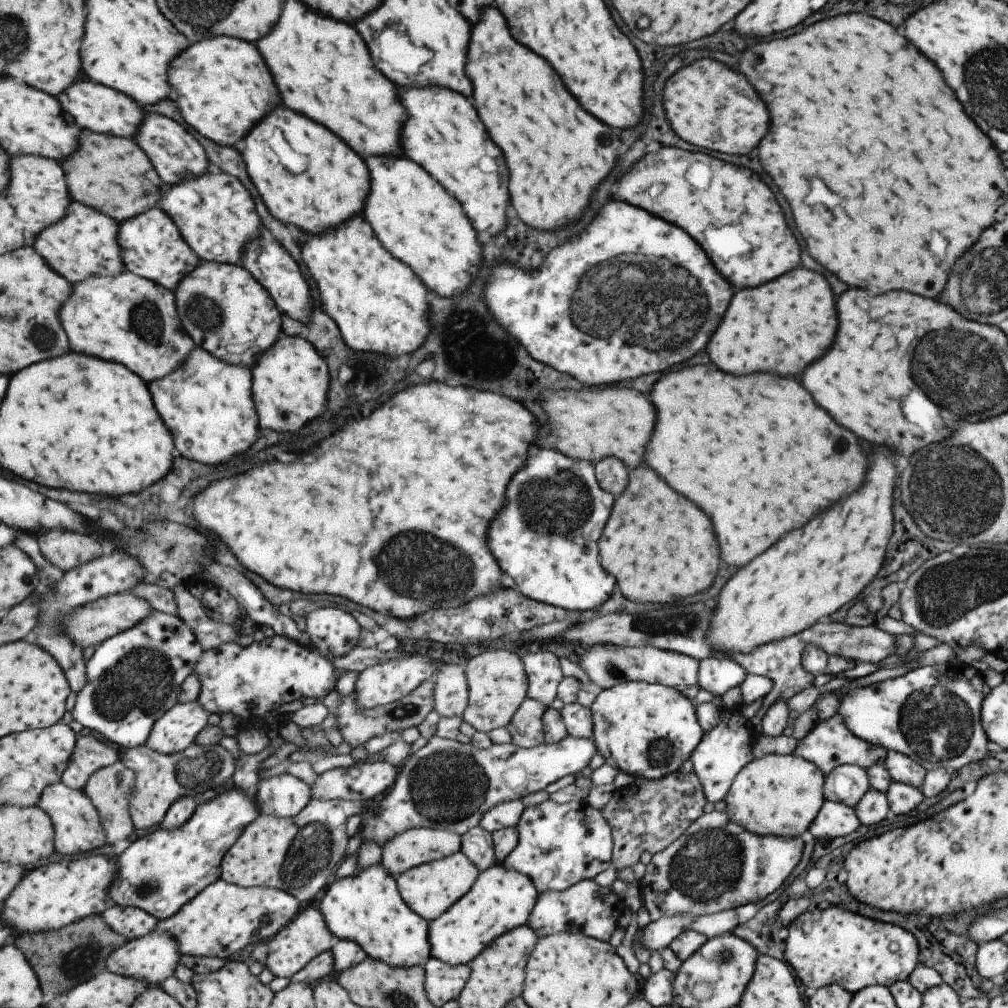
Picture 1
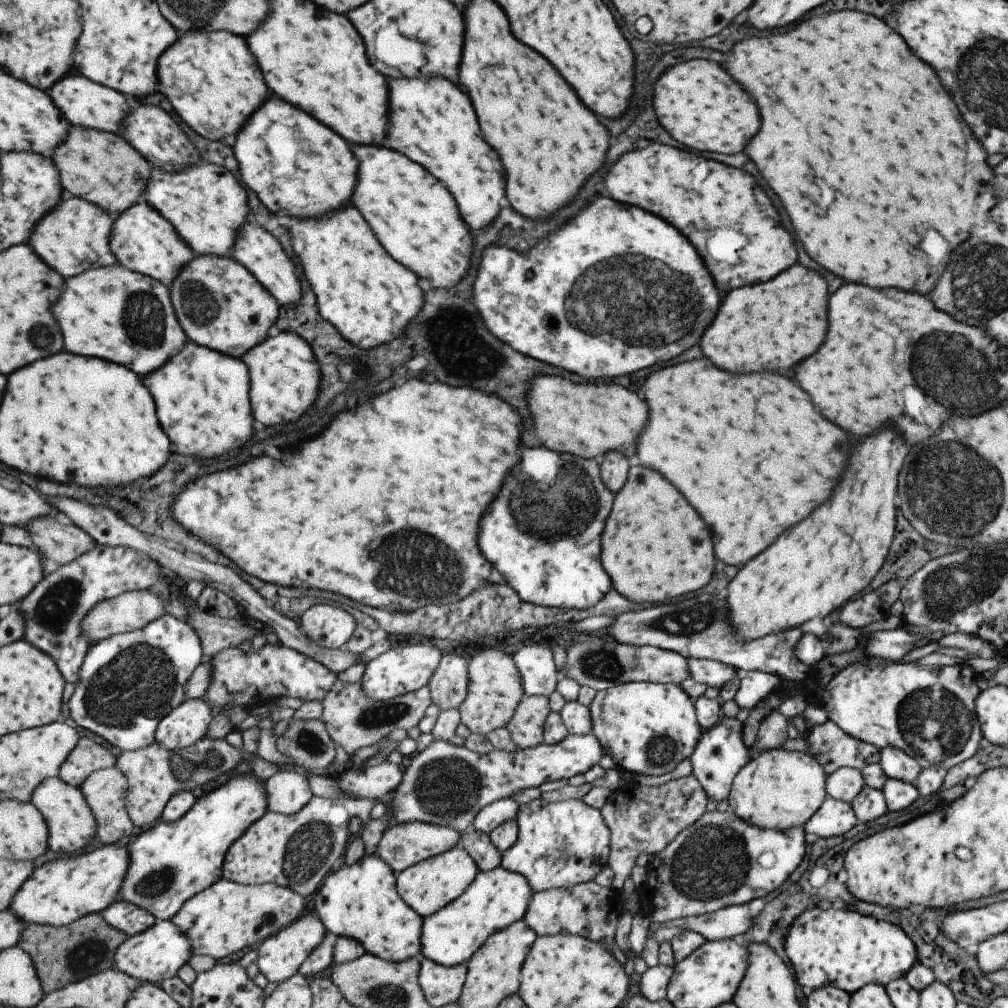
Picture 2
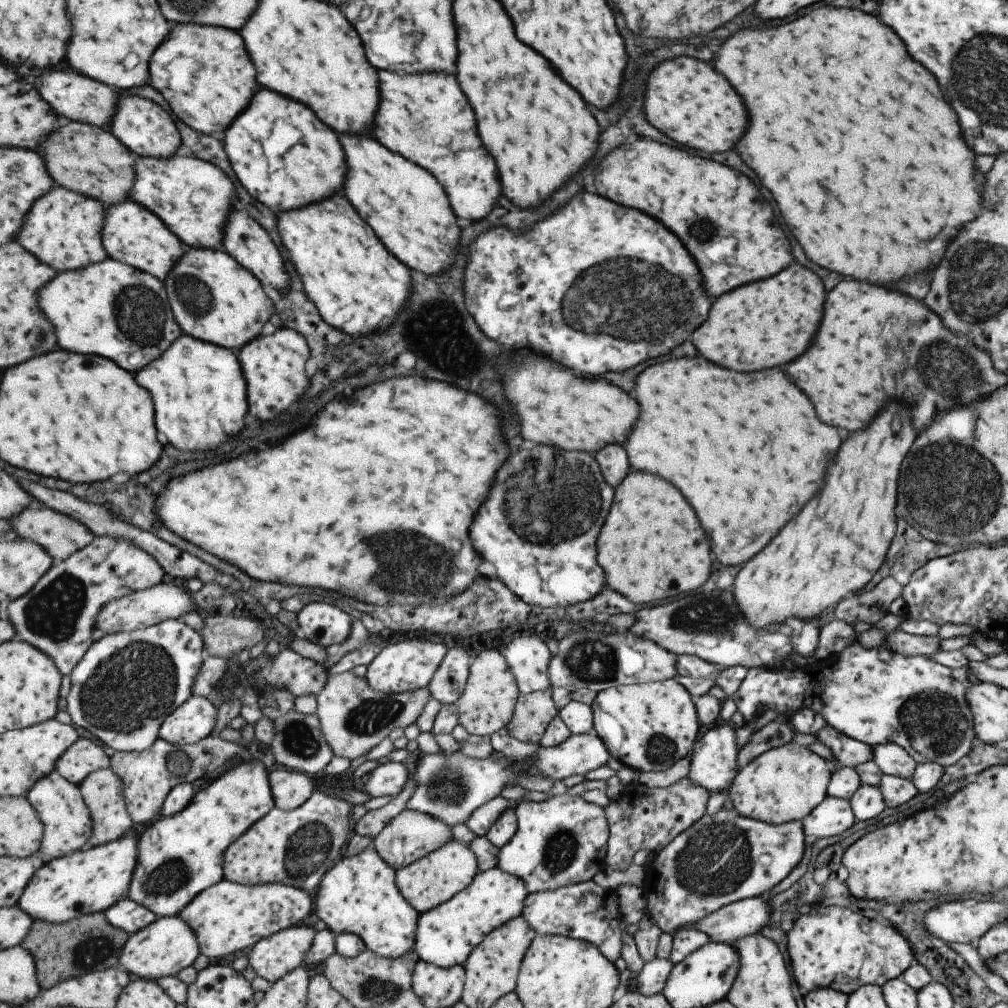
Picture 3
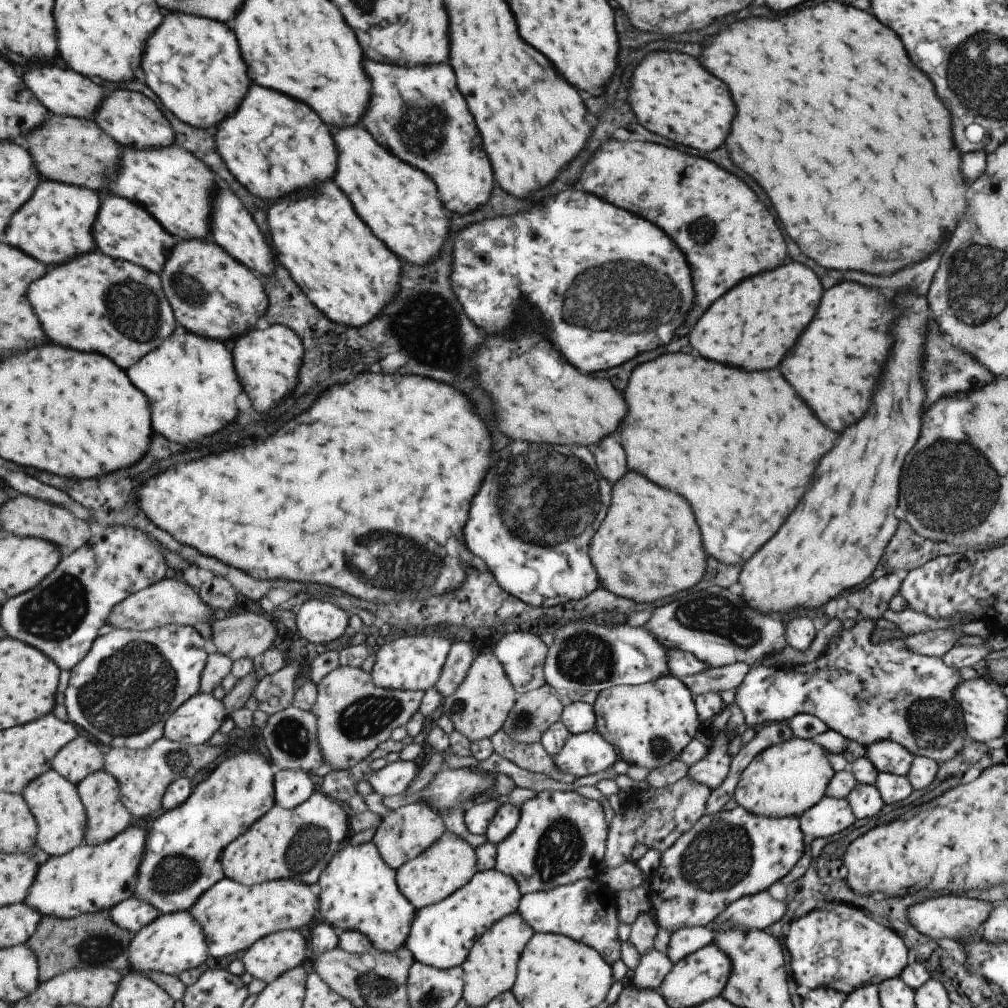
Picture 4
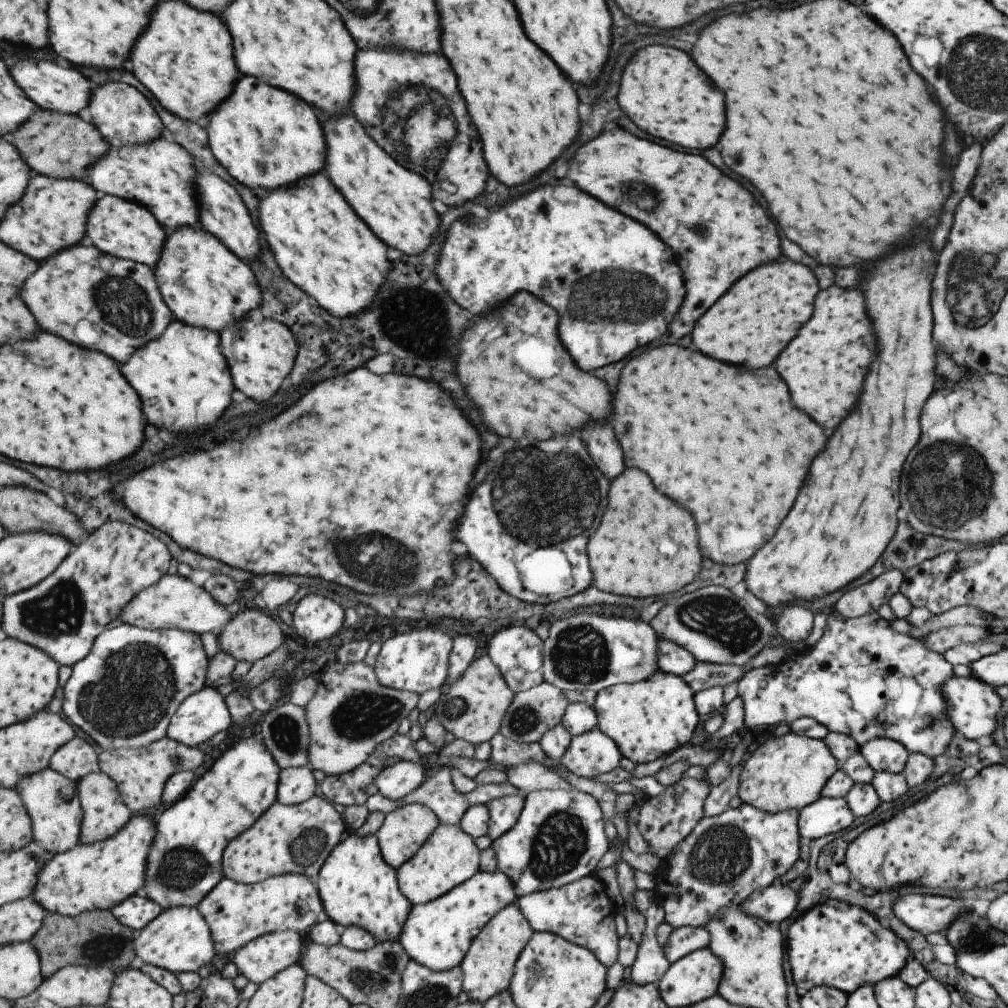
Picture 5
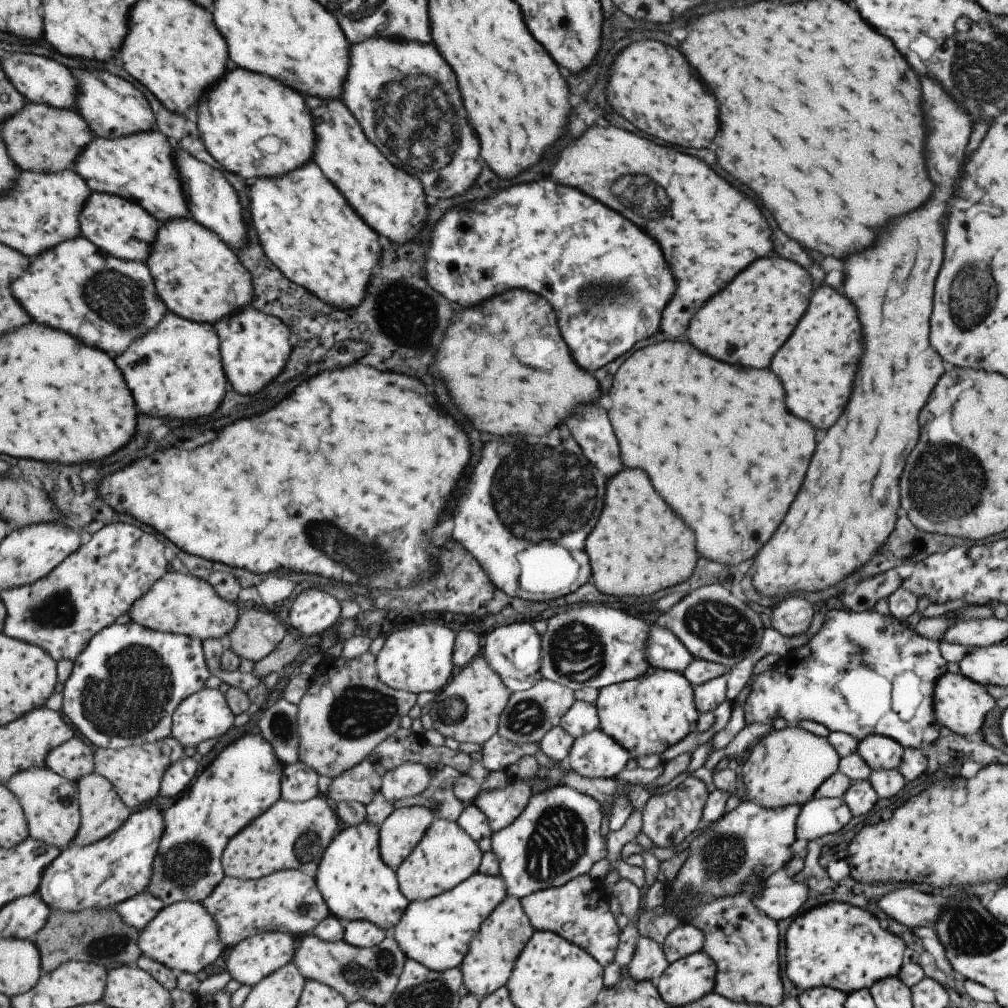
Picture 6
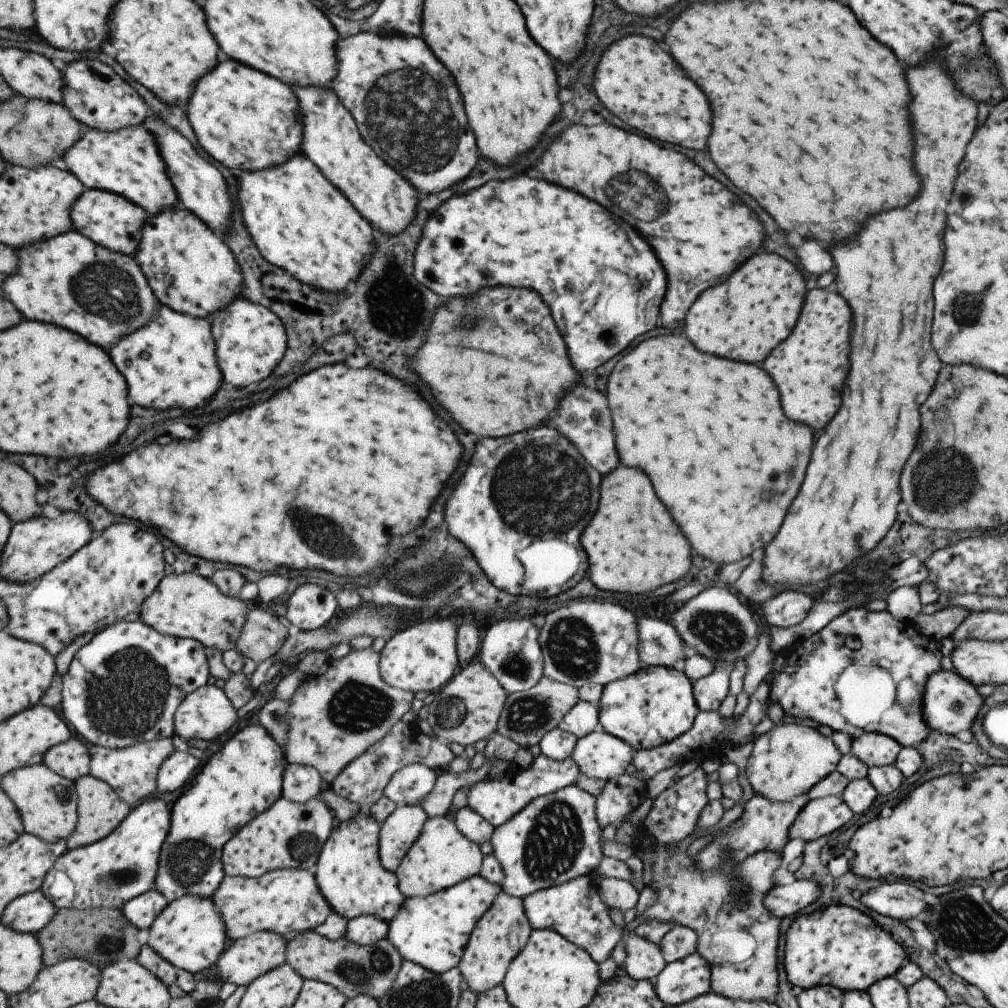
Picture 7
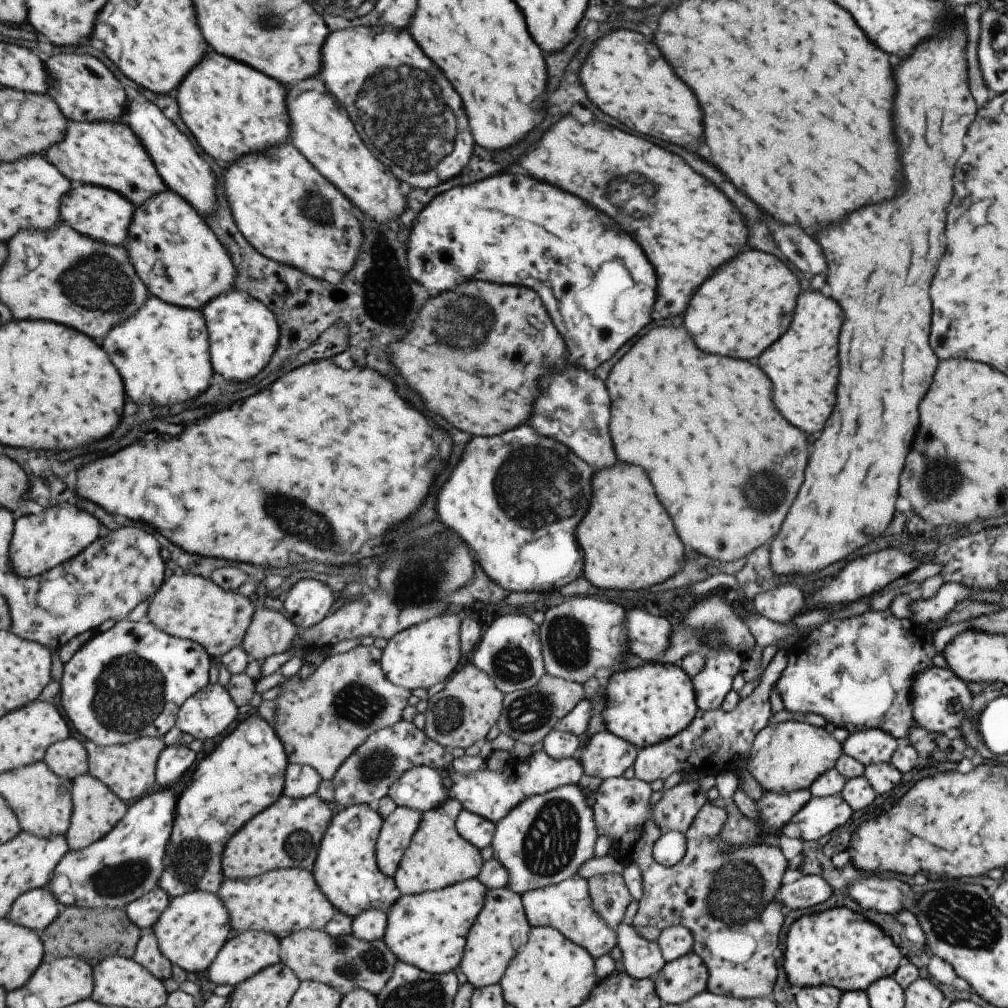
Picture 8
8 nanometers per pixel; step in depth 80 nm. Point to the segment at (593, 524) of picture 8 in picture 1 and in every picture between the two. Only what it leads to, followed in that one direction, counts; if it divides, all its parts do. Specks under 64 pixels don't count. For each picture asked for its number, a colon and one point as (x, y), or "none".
1: (658, 546)
2: (653, 549)
3: (651, 547)
4: (649, 535)
5: (646, 545)
6: (638, 546)
7: (632, 538)

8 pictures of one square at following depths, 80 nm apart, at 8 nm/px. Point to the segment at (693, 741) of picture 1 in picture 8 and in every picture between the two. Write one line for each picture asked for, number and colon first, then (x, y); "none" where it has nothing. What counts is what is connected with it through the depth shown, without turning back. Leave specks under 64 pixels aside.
2: (646, 728)
3: (647, 727)
4: (648, 724)
5: (651, 718)
6: (645, 715)
7: (653, 706)
8: (645, 705)

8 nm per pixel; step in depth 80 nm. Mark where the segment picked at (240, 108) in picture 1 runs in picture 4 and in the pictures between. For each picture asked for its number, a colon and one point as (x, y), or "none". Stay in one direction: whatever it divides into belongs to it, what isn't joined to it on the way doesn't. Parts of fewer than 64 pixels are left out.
2: (214, 81)
3: (206, 74)
4: (195, 65)

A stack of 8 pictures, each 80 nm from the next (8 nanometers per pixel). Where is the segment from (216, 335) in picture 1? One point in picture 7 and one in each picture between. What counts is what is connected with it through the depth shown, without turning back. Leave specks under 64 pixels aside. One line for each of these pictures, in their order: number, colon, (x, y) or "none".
2: (222, 306)
3: (214, 298)
4: (214, 295)
5: (207, 286)
6: (199, 277)
7: (191, 269)

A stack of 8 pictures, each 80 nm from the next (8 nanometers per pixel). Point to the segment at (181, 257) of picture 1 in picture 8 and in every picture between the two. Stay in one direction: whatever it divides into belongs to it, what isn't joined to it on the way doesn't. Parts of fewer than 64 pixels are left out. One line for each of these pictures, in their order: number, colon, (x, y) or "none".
2: (143, 240)
3: (134, 234)
4: (124, 230)
5: (123, 228)
6: (122, 228)
7: (113, 221)
8: (107, 216)

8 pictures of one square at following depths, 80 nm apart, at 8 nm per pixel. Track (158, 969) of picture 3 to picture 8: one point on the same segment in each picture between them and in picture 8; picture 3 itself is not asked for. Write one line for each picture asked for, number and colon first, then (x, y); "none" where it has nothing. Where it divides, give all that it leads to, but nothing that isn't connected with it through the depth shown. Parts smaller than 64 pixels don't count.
4: (176, 942)
5: (180, 940)
6: (185, 936)
7: (190, 933)
8: (197, 925)

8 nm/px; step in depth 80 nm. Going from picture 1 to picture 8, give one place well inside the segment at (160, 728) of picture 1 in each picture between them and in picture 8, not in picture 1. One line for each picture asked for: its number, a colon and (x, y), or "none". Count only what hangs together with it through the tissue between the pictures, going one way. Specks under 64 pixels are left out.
2: (189, 723)
3: (196, 720)
4: (194, 723)
5: (204, 714)
6: (204, 715)
7: (207, 713)
8: (209, 712)

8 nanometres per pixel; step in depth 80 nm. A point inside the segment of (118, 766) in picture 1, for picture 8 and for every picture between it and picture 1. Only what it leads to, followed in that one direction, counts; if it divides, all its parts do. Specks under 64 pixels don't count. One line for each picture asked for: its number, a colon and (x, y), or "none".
2: (106, 790)
3: (104, 792)
4: (101, 792)
5: (105, 814)
6: (103, 812)
7: (101, 809)
8: (97, 809)

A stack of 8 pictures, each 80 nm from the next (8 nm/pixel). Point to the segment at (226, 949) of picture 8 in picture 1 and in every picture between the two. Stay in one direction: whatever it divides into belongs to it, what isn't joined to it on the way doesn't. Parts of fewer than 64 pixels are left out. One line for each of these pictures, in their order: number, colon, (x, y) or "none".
1: (295, 946)
2: (281, 956)
3: (274, 957)
4: (272, 956)
5: (265, 957)
6: (254, 959)
7: (245, 960)

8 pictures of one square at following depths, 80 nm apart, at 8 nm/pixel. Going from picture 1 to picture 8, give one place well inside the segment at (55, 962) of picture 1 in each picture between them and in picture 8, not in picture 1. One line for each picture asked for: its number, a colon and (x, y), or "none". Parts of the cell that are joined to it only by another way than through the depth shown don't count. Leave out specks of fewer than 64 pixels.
2: (63, 955)
3: (88, 944)
4: (93, 940)
5: (97, 938)
6: (96, 935)
7: (104, 936)
8: (93, 934)

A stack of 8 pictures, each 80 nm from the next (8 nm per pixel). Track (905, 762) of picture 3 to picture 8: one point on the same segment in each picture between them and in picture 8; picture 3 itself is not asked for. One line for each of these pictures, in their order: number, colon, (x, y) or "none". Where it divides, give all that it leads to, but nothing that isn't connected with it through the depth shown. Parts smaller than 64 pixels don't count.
4: (886, 756)
5: (881, 754)
6: (878, 752)
7: (873, 749)
8: (868, 746)

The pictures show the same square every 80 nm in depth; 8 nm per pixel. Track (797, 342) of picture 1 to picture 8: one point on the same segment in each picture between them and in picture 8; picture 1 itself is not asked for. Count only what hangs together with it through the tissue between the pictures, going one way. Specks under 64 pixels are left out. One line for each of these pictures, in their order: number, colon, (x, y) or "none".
2: (771, 326)
3: (766, 324)
4: (754, 325)
5: (754, 320)
6: (745, 323)
7: (743, 319)
8: (745, 306)

